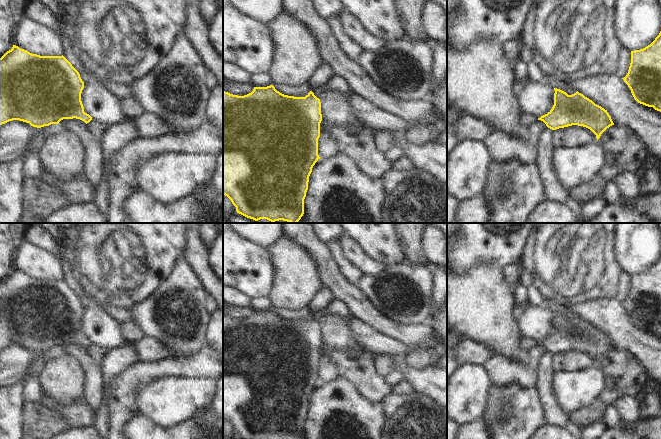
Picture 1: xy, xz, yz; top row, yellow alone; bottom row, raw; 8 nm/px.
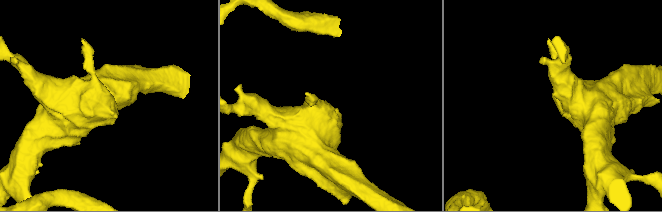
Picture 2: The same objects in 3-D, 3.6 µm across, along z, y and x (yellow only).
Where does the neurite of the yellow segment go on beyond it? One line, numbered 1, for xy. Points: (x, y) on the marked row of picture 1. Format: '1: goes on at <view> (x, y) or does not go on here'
1: does not go on here

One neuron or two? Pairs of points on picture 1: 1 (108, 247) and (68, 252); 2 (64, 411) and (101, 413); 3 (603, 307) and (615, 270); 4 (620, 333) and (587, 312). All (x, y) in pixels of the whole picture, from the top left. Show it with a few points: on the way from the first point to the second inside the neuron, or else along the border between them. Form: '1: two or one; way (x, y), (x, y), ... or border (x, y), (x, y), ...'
1: one; way (98, 247), (78, 247)
2: two; border (96, 411), (94, 415)
3: two; border (616, 297), (591, 300), (582, 304)
4: one; way (612, 325), (600, 313), (595, 312)

